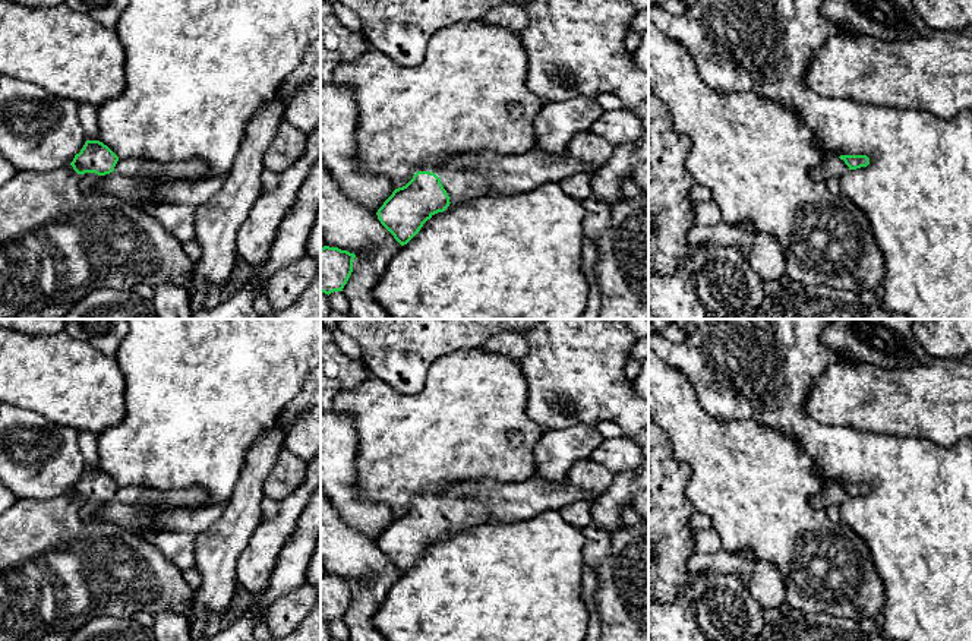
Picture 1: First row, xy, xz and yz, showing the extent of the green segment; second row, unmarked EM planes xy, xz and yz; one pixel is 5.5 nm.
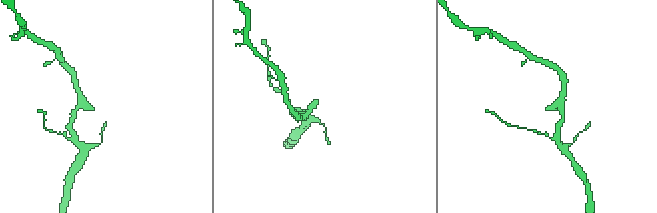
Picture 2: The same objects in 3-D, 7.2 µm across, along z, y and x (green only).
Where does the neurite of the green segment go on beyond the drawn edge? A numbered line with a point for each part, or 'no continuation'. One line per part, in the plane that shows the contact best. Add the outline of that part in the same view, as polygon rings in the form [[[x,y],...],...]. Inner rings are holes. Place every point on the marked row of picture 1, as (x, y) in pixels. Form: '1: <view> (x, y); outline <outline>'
1: xz (464, 176); outline [[[476,149],[452,157],[435,174],[441,179],[449,202],[463,203],[487,190],[527,192],[549,181],[559,183],[577,173],[593,176],[600,168],[540,149],[515,155]]]

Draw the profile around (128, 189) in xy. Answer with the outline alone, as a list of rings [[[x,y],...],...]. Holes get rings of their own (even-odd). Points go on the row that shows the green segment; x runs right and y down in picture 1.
[[[114,171],[110,174],[101,176],[101,186],[108,195],[116,196],[124,200],[126,203],[133,203],[145,209],[148,209],[149,205],[157,205],[157,203],[151,202],[148,195],[145,195],[141,190],[141,186],[151,184],[151,183],[164,183],[164,181],[173,181],[173,180],[127,177]]]

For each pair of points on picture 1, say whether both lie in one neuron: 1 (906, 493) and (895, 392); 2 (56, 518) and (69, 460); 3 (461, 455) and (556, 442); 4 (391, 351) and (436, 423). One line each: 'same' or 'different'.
1: different
2: different
3: different
4: different

